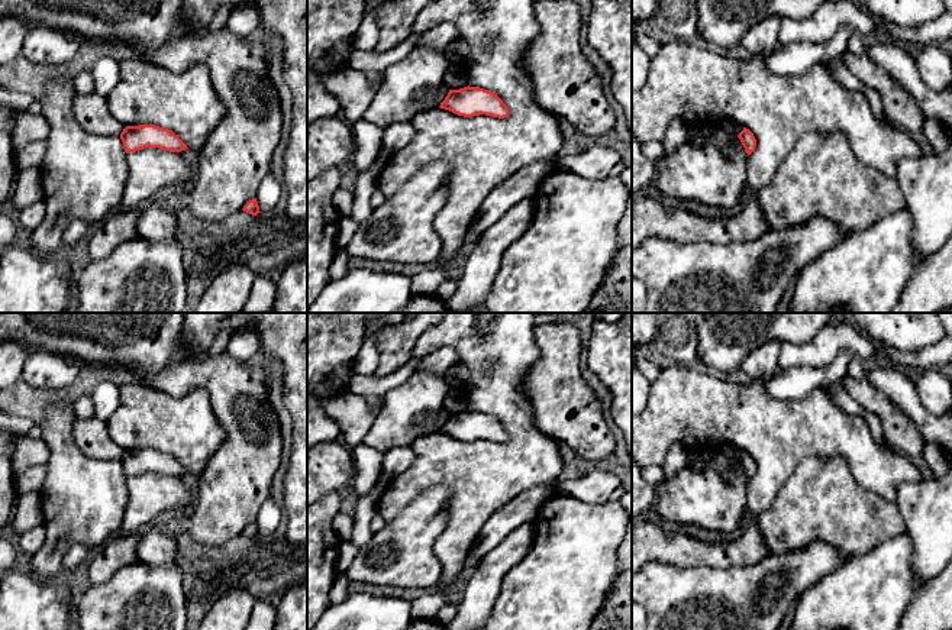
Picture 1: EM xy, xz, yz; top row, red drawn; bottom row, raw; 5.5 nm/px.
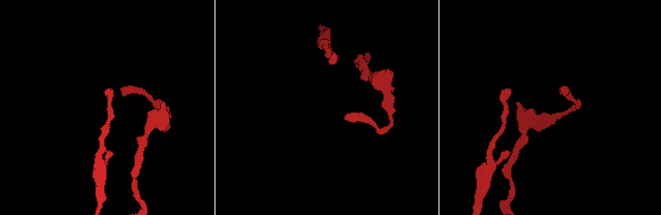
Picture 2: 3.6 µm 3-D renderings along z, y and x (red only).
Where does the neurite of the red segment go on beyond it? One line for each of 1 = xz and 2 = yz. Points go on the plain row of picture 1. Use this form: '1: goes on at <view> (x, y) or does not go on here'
1: does not go on here
2: does not go on here

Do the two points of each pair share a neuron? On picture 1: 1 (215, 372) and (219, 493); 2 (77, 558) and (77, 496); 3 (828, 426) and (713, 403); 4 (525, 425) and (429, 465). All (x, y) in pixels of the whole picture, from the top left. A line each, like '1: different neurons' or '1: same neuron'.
1: same neuron
2: different neurons
3: same neuron
4: same neuron

